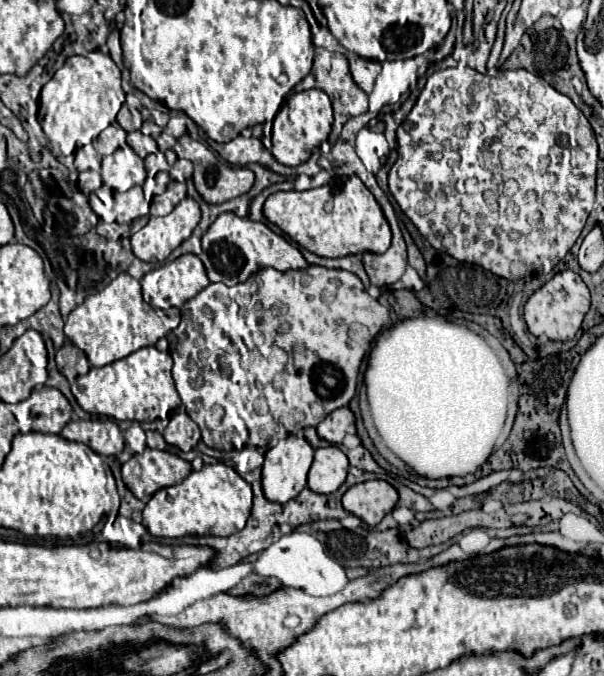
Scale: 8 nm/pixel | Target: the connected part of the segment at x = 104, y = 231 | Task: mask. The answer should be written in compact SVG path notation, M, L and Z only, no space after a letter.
M99 221L97 223L97 233L101 237L107 237L110 240L118 240L122 236L130 236L130 226L124 224L114 223L105 223L105 221Z

